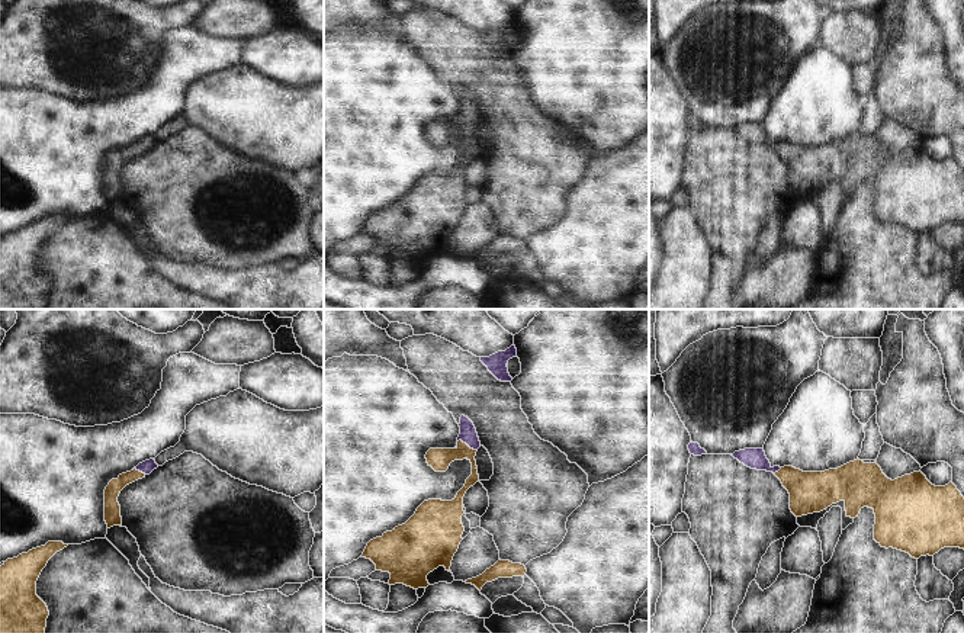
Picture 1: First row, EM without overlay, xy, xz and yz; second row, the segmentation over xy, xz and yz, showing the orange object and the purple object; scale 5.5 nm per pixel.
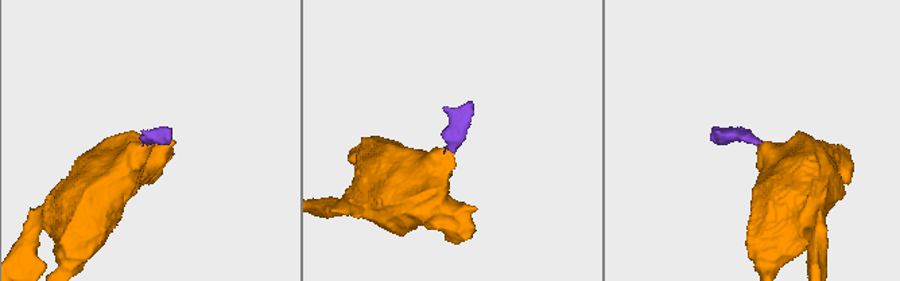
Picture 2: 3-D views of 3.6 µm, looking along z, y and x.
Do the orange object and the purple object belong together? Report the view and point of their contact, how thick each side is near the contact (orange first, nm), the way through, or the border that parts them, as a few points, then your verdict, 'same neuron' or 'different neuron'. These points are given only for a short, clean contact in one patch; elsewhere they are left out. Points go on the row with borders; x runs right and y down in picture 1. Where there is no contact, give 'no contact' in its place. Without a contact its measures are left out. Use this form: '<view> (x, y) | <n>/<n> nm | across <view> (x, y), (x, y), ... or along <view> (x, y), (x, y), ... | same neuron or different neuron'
xz (466, 444) | 120/100 nm | across xz (439, 459), (458, 453), (466, 444), (468, 434) | same neuron

